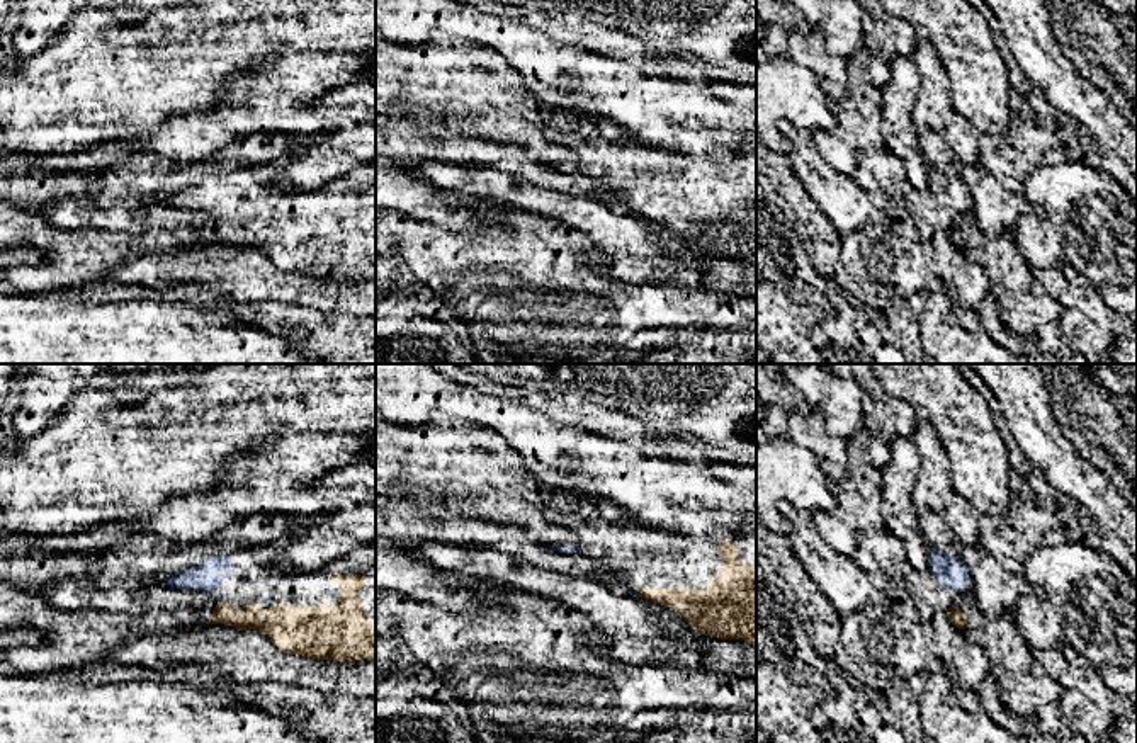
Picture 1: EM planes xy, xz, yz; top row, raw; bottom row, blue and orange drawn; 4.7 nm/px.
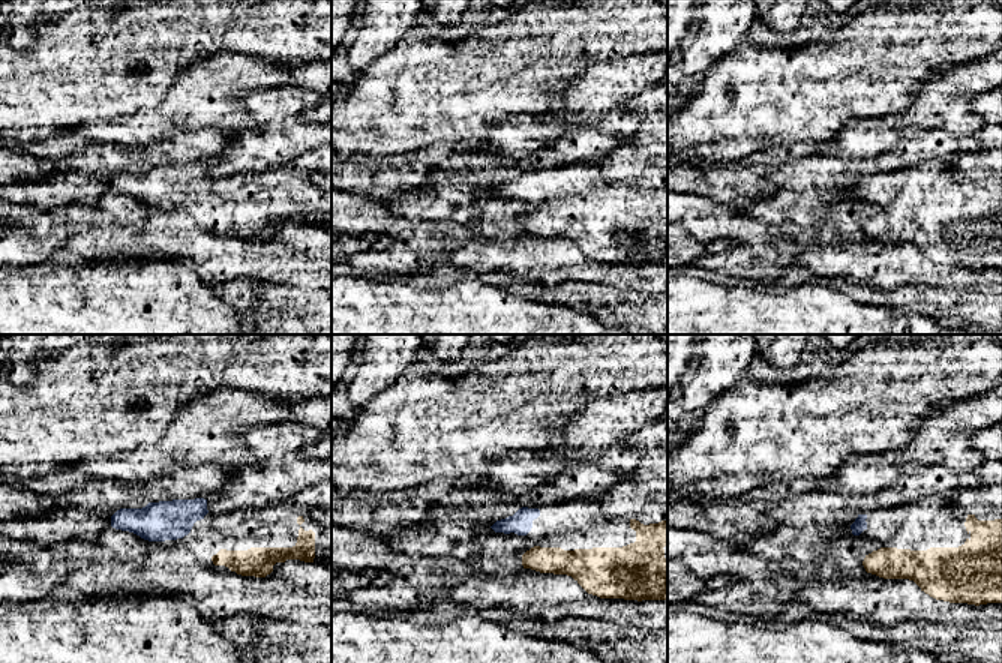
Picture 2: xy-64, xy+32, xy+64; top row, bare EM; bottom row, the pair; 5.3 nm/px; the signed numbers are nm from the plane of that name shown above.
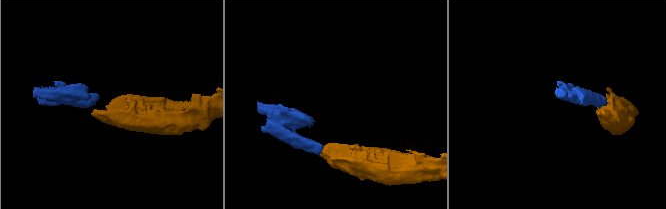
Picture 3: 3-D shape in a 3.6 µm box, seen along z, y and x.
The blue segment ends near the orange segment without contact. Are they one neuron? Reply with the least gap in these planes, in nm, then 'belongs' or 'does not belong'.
60 nm | belongs

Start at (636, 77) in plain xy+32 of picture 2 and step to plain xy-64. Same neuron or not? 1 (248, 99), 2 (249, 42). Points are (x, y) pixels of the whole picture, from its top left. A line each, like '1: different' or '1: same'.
1: different
2: different

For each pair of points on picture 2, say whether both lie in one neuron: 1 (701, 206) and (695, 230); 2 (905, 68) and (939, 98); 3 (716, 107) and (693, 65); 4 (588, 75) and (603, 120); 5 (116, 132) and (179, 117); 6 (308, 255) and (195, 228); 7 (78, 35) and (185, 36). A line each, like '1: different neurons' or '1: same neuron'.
1: same neuron
2: different neurons
3: different neurons
4: same neuron
5: same neuron
6: same neuron
7: same neuron

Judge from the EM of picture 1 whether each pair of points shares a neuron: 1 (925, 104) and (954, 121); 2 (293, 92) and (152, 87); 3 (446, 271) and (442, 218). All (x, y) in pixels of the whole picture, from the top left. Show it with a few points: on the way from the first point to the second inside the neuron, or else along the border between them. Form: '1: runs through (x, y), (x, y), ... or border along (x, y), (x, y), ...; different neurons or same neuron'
1: runs through (932, 107), (947, 121); same neuron
2: border along (223, 106), (216, 107); different neurons
3: border along (408, 215), (449, 230), (481, 230); different neurons

